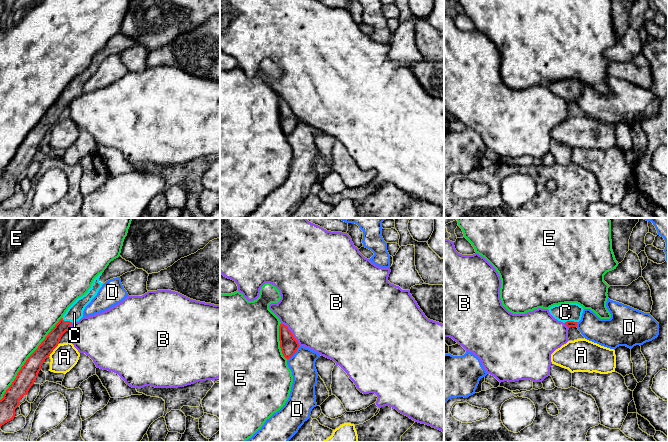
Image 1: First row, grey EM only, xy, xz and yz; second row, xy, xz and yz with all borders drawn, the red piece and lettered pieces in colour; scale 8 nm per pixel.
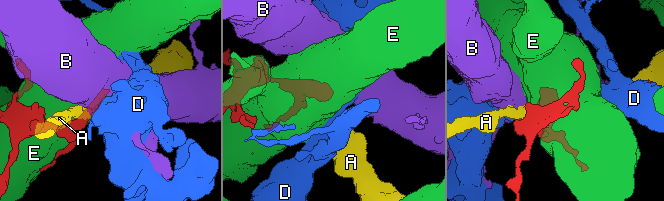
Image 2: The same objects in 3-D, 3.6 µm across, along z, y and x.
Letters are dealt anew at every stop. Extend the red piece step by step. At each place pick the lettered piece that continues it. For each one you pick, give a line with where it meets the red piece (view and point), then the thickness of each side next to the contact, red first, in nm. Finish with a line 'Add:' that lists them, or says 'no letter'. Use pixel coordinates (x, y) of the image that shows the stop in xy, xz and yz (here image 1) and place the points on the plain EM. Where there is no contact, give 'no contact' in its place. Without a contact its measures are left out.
C: meets red in yz at (570, 97); 50 nm thick on the red side, 140 nm on the other
Add: C

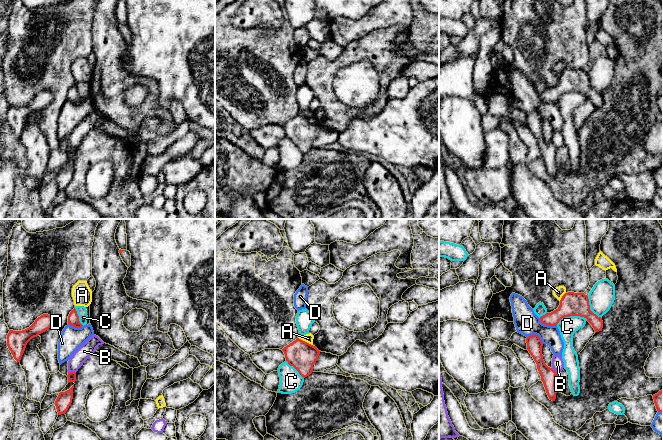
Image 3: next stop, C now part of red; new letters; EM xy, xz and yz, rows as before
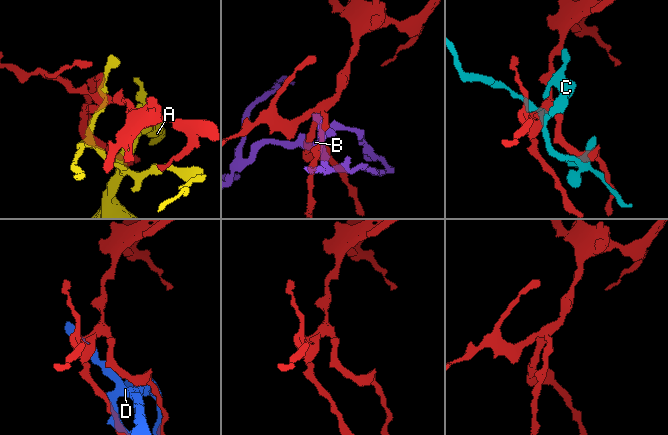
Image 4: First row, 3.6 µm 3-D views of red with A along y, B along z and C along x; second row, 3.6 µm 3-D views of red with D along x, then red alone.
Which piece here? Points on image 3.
Add: no letter

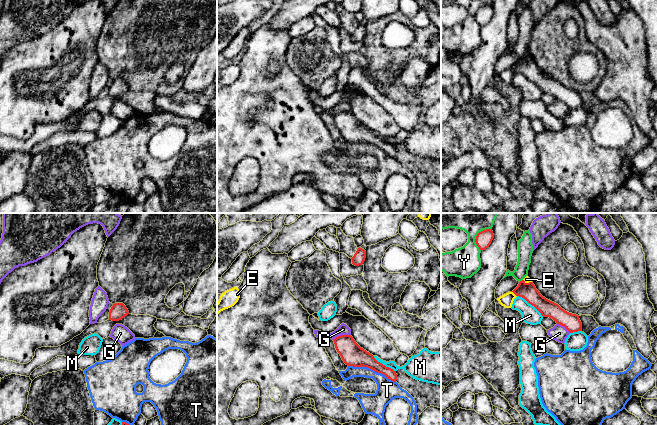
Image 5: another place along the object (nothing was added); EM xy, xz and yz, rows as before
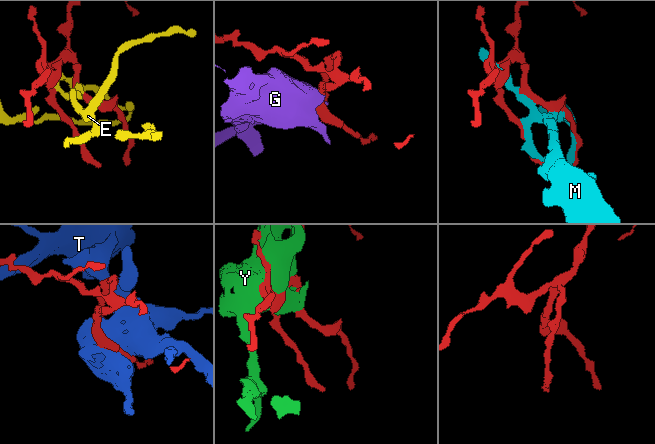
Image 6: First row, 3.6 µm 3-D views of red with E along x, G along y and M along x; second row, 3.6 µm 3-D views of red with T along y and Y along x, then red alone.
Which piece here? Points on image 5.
Add: no letter

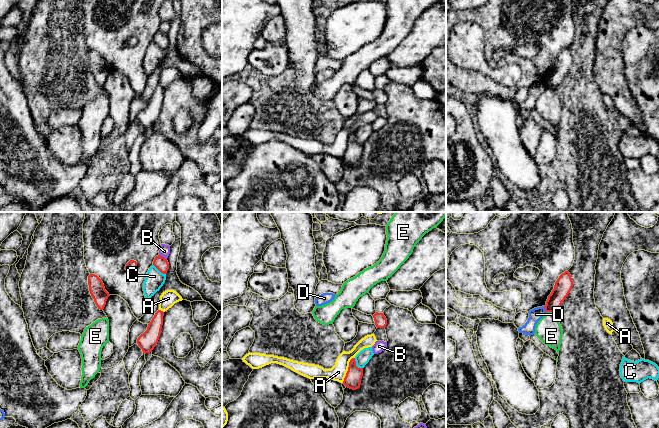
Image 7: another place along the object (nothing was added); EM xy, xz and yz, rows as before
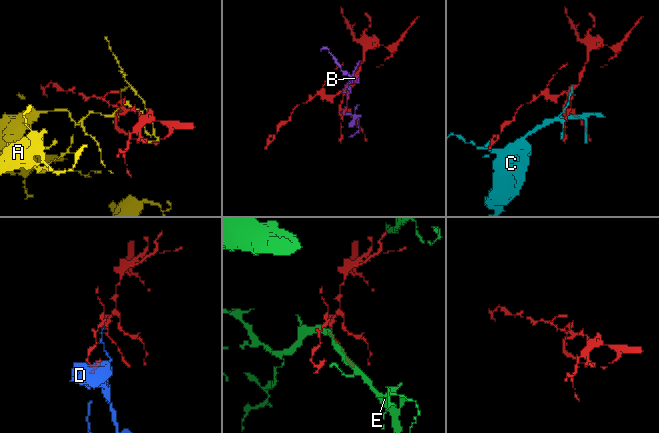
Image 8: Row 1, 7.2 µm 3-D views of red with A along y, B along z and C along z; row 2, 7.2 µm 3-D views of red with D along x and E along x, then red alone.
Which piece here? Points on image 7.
Add: no letter

